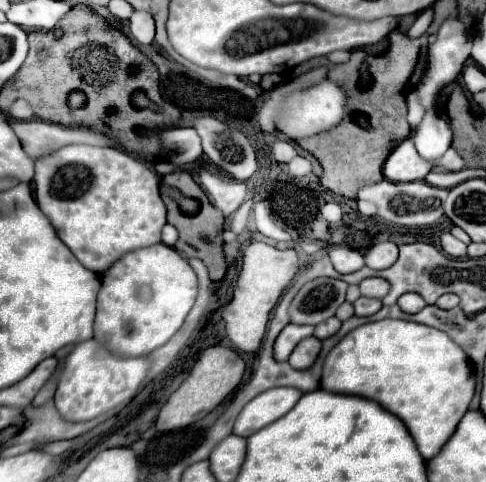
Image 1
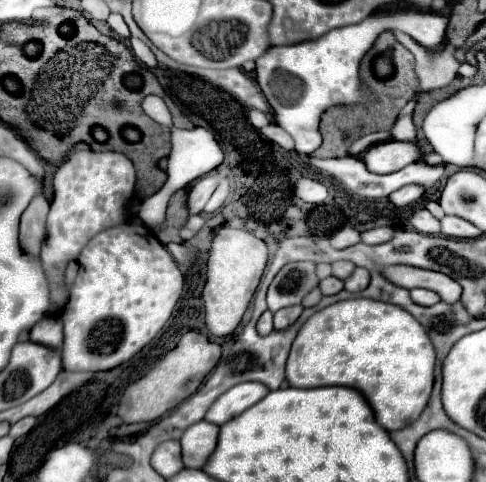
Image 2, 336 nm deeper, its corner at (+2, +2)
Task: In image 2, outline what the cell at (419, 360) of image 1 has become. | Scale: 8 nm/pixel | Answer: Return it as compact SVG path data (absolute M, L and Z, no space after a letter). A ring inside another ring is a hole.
M356 297L332 303L308 317L292 343L286 379L292 387L354 387L370 403L376 423L386 431L396 431L424 411L432 393L434 361L430 337L408 311L392 303Z

